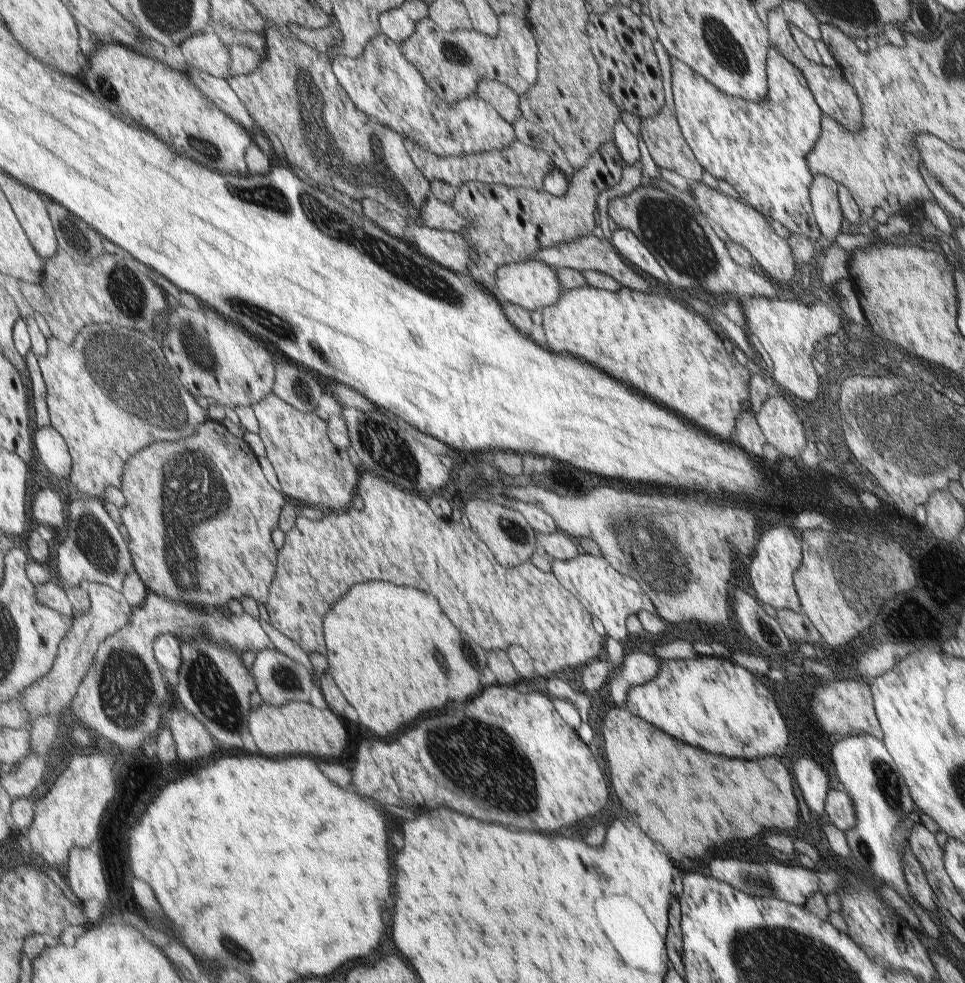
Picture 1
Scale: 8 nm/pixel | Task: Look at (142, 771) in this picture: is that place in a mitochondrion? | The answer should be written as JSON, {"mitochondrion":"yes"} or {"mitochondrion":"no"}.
{"mitochondrion":"no"}

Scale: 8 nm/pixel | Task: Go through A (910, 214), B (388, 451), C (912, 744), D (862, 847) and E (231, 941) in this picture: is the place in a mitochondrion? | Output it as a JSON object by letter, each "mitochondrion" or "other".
{"A":"other","B":"mitochondrion","C":"other","D":"mitochondrion","E":"mitochondrion"}

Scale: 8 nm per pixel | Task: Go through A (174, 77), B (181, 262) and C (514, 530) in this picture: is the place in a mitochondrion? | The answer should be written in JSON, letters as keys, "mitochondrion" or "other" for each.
{"A":"other","B":"other","C":"mitochondrion"}

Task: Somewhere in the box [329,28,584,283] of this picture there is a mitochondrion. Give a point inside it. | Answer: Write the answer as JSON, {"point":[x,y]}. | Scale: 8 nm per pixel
{"point":[459,55]}

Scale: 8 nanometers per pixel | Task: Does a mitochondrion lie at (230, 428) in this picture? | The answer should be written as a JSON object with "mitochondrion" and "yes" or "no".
{"mitochondrion":"no"}

